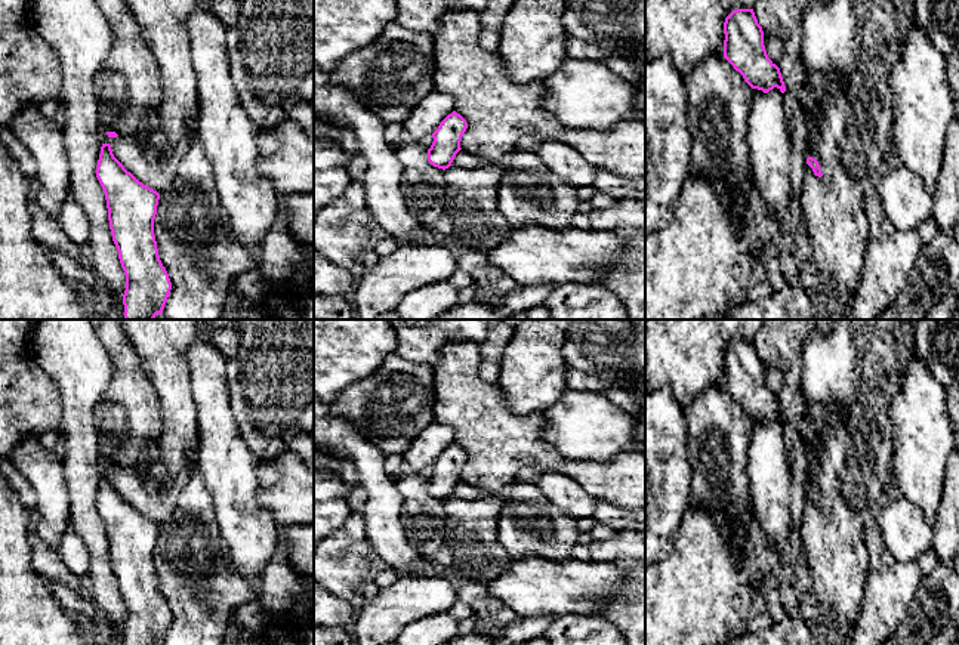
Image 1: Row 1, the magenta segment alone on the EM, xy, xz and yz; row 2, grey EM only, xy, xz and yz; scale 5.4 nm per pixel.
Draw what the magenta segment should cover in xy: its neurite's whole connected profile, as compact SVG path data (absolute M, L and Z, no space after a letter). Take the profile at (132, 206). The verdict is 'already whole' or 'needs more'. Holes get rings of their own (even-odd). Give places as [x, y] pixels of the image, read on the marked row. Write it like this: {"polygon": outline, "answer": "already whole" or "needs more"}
{"polygon": "M102 143L96 178L104 189L110 229L126 275L126 320L154 320L163 314L172 283L154 235L160 194L139 182Z", "answer": "already whole"}

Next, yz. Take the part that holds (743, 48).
{"polygon": "M753 9L733 10L725 18L724 34L724 58L752 89L786 92L780 68L767 55L764 31Z", "answer": "already whole"}

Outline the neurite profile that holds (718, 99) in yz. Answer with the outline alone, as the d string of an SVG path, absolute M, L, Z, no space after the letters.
M704 58L684 78L690 173L716 179L728 188L737 234L749 253L768 246L781 223L768 212L759 195L746 141L752 87L722 58Z

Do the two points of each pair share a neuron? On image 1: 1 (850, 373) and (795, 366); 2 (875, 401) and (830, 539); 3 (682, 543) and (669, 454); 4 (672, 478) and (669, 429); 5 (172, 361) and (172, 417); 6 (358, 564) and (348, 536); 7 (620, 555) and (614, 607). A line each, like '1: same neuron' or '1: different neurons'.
1: different neurons
2: same neuron
3: different neurons
4: same neuron
5: same neuron
6: same neuron
7: same neuron

